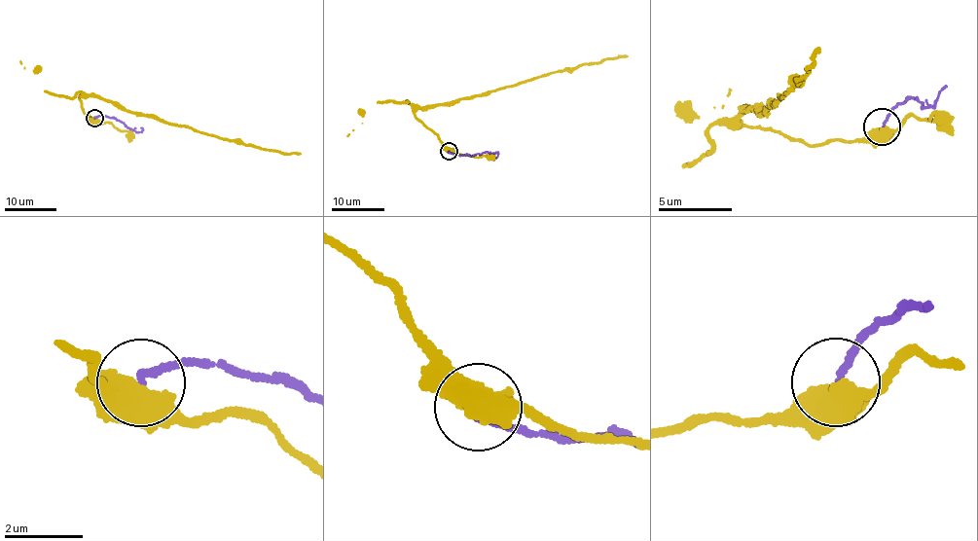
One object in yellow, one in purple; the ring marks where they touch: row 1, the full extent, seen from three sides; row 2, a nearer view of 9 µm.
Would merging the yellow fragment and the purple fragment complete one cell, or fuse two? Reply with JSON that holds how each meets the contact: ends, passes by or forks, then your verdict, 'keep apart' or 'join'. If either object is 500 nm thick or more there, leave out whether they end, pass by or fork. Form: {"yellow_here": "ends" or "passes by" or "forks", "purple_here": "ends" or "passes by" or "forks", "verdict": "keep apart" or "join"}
{"verdict": "keep apart"}

